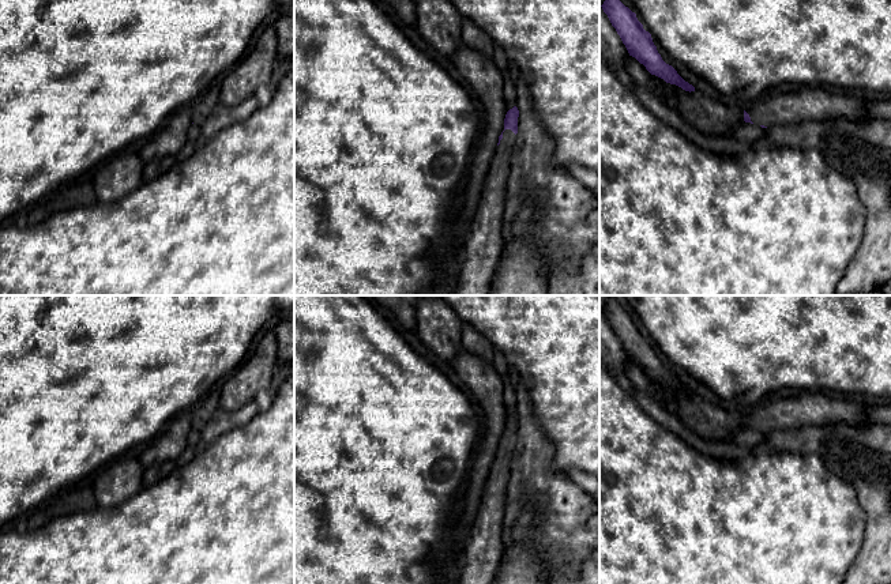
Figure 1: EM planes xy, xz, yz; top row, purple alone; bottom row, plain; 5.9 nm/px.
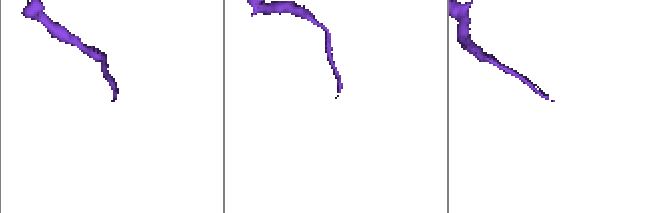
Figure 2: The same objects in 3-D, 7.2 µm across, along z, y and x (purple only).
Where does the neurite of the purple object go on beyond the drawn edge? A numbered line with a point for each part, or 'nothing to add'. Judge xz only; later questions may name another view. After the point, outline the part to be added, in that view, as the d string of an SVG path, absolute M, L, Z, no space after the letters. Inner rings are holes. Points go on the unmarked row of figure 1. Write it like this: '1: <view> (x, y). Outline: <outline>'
1: xz (484, 550). Outline: M505 434L496 452L465 546L465 565L458 584L493 584L499 572L504 555L503 519L515 442L511 434Z

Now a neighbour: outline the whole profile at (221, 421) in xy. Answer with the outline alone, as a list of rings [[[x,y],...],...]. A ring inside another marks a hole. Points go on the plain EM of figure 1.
[[[249,402],[236,411],[217,407],[206,426],[200,430],[203,445],[214,442],[223,433],[247,425],[259,412],[257,404]]]

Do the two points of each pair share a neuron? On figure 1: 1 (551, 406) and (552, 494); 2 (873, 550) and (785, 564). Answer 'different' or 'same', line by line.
1: different
2: different

